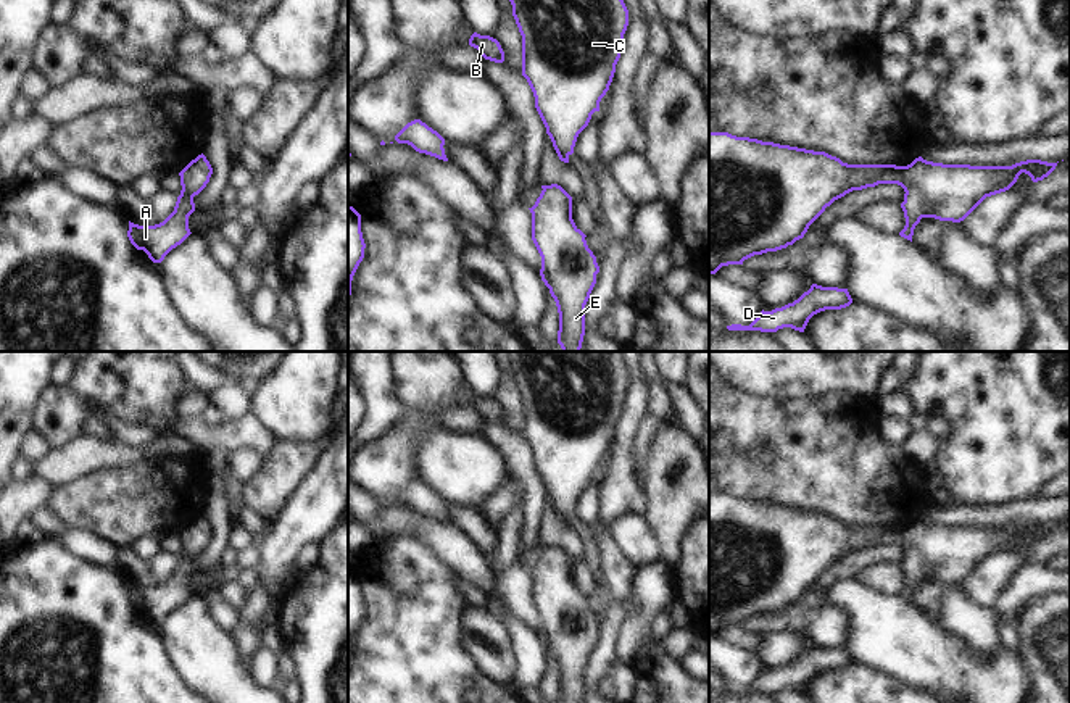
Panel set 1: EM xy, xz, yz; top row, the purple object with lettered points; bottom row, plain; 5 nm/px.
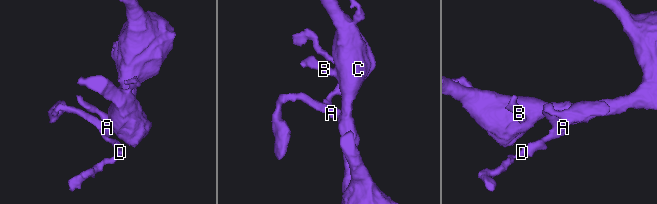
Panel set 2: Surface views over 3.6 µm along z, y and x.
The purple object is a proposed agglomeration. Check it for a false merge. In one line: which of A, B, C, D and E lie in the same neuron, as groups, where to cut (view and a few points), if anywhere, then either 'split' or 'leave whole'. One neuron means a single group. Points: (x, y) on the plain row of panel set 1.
A B C D E | no cut | leave whole

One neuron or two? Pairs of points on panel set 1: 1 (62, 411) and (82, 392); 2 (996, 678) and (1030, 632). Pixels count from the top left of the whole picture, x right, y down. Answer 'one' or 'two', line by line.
1: one
2: two

